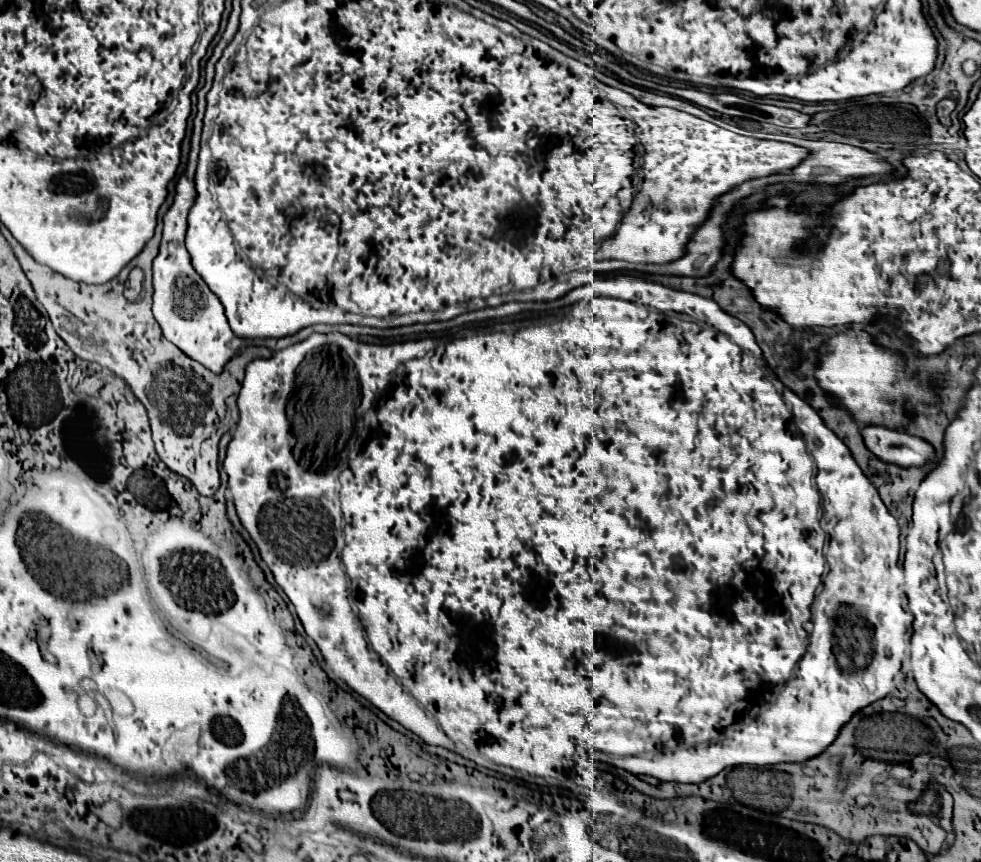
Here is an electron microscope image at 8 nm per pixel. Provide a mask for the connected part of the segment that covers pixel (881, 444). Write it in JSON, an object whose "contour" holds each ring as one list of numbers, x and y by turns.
{"contour":[[864,427,866,447,882,461,896,463,900,467,920,467,936,455,932,443,906,431,894,431,888,427]]}

